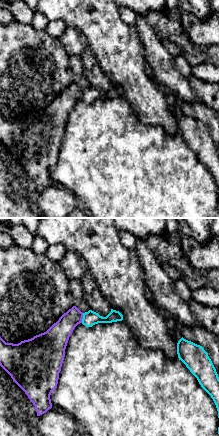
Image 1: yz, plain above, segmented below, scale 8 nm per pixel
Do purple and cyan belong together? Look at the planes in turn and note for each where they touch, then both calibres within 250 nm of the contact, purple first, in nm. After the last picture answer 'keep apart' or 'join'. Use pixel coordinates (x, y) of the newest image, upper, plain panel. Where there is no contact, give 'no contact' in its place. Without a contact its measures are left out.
contact (82, 94); calibres 190 and 120 nm

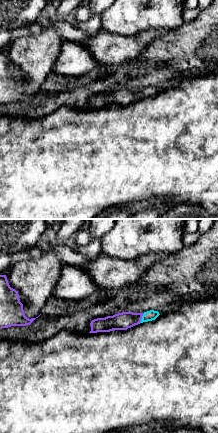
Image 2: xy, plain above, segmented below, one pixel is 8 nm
contact (141, 94); calibres 140 and 80 nm

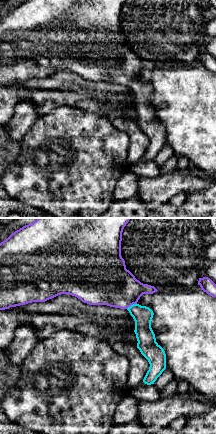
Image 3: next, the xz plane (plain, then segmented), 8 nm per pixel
contact (131, 80); calibres 360 and 160 nm

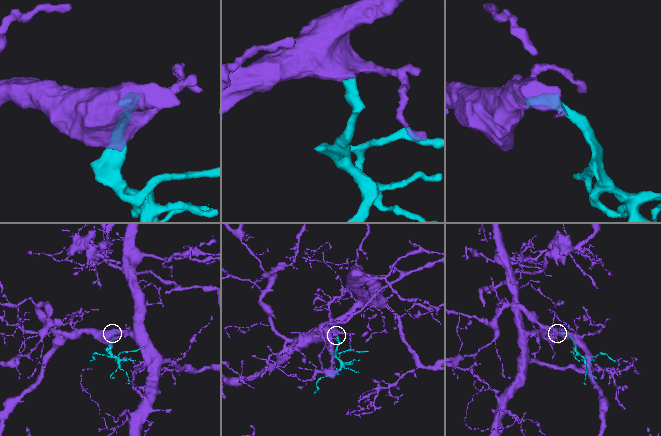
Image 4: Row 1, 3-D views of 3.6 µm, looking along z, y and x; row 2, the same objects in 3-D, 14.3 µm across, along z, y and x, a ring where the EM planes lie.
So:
join

